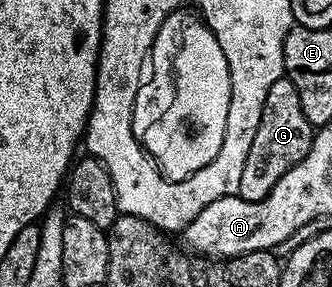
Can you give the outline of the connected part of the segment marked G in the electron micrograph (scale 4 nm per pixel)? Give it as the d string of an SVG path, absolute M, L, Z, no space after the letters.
M287 77L274 81L274 85L270 85L270 93L266 93L266 105L262 105L262 121L258 121L258 134L254 136L254 142L250 144L250 154L246 156L246 161L242 165L242 177L238 180L238 195L242 201L262 201L270 193L270 189L274 189L274 185L278 185L278 181L282 181L282 177L286 173L290 173L290 169L294 169L294 165L298 165L306 157L306 153L310 153L310 145L314 128L310 121L306 121L306 113L302 113L302 101L298 101L298 89L292 84Z

